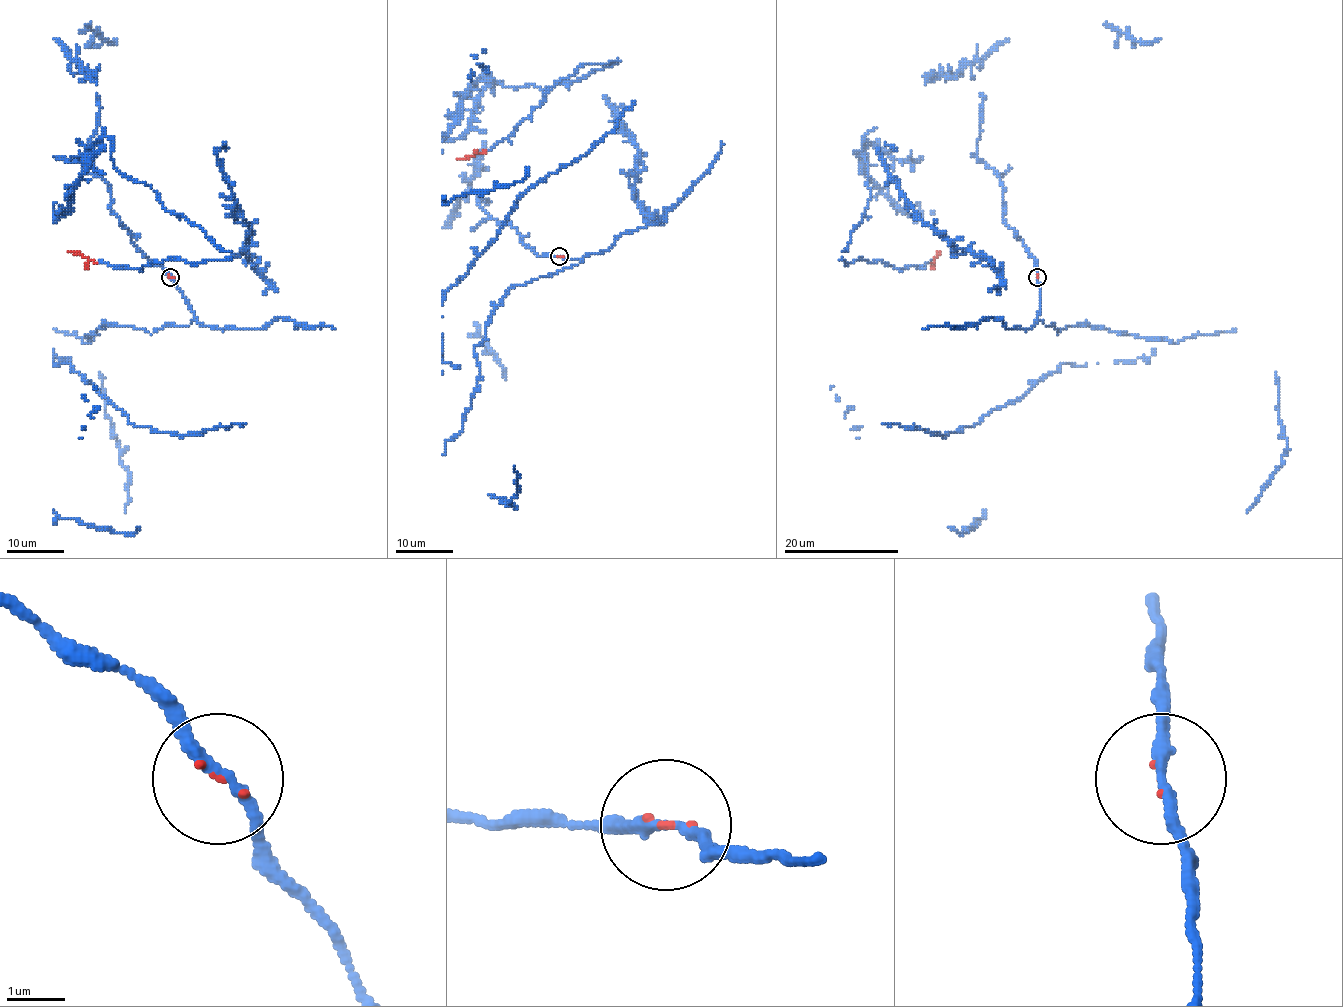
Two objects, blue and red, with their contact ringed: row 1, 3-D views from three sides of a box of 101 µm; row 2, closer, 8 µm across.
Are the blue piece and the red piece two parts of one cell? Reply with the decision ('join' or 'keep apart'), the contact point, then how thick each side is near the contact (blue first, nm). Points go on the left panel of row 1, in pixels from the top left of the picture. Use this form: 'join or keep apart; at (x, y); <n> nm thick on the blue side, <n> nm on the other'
join; at (170, 277); 190 nm thick on the blue side, 60 nm on the other

